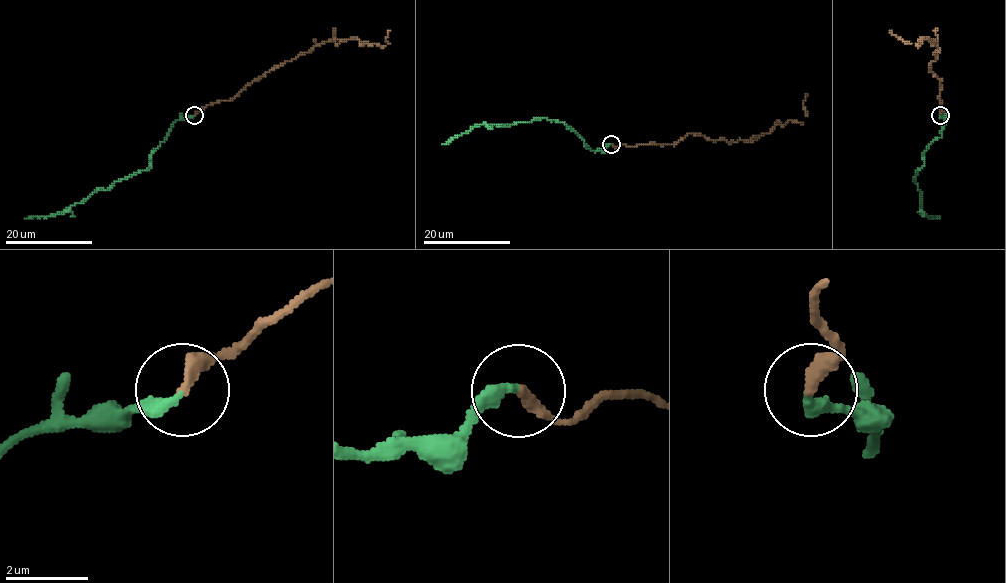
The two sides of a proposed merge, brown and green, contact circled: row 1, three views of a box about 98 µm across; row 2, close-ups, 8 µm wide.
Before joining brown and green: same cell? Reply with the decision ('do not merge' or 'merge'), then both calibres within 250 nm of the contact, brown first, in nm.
merge; 340 nm thick on the brown side, 320 nm on the other

